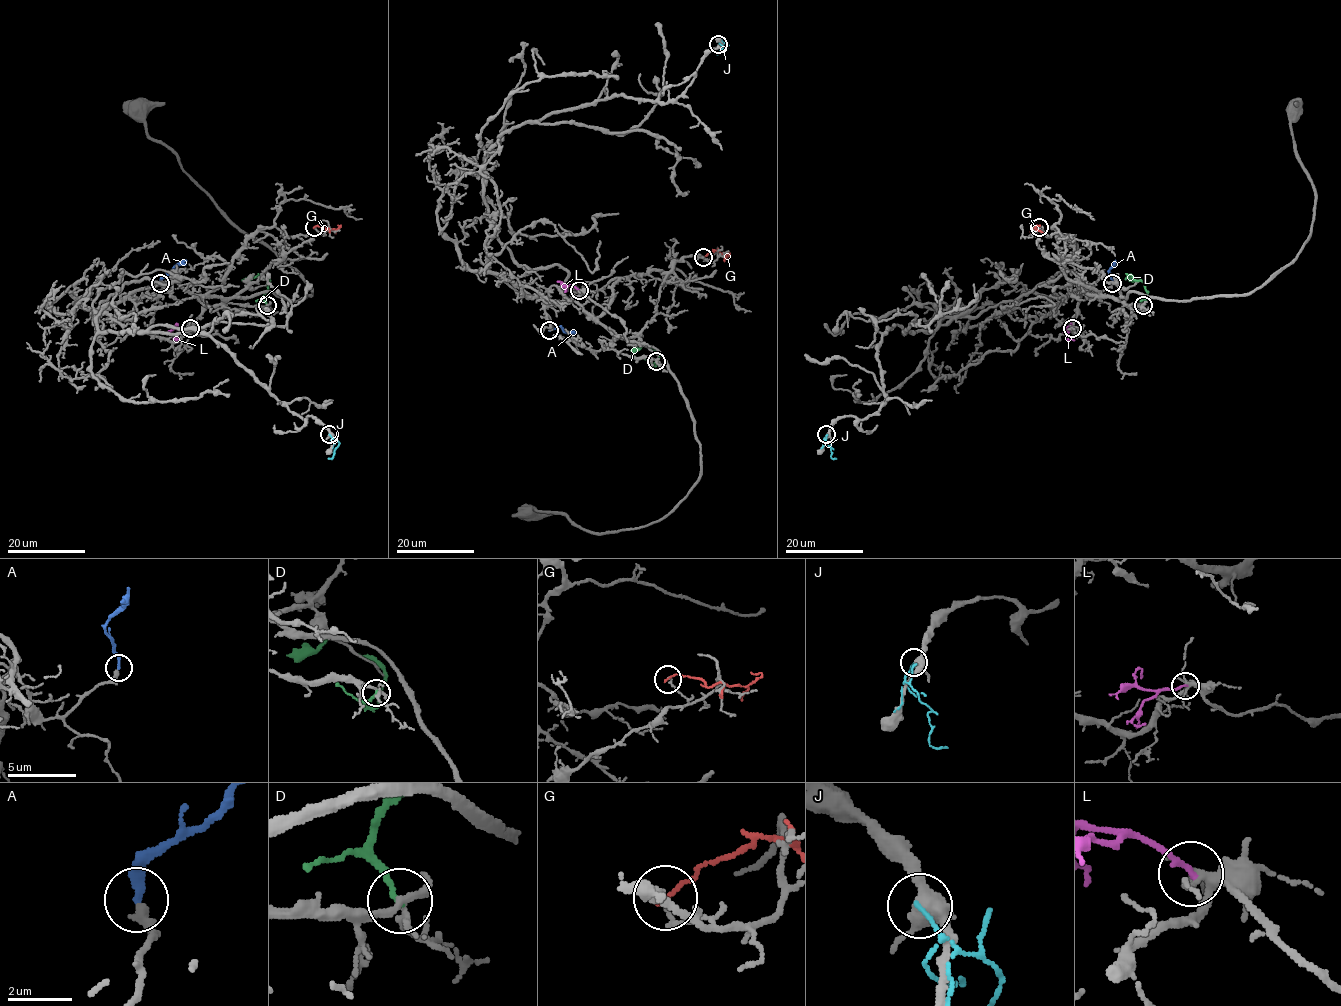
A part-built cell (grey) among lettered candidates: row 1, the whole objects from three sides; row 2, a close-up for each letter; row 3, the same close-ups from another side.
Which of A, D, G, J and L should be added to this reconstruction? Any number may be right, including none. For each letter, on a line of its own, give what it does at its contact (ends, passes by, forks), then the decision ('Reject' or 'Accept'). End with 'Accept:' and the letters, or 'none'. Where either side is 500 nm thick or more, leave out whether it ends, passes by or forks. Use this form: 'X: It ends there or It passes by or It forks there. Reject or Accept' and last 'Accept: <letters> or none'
A: It ends there. Accept
D: It ends there. Reject
G: It ends there. Reject
J: It ends there. Reject
L: It ends there. Reject
Accept: A

